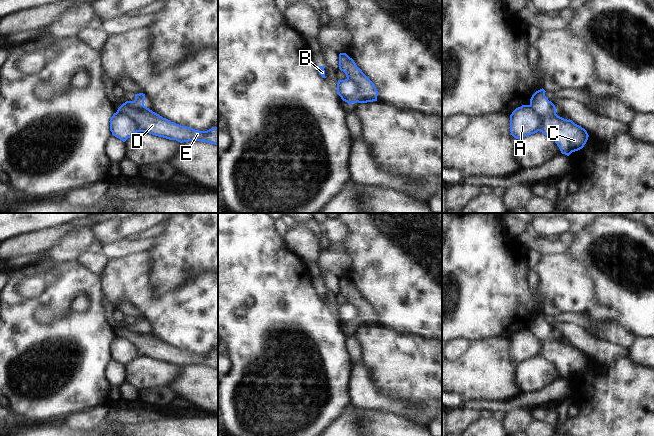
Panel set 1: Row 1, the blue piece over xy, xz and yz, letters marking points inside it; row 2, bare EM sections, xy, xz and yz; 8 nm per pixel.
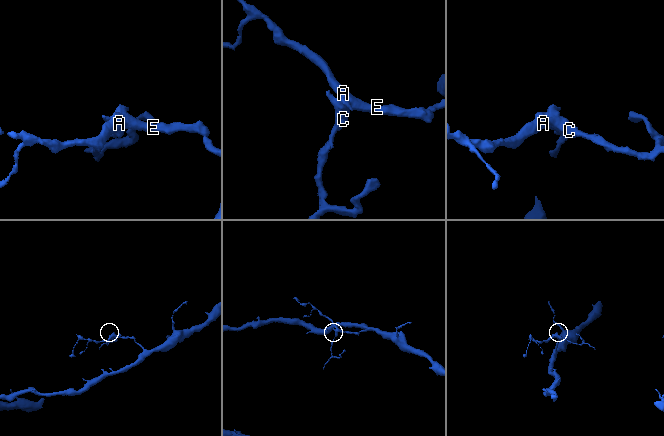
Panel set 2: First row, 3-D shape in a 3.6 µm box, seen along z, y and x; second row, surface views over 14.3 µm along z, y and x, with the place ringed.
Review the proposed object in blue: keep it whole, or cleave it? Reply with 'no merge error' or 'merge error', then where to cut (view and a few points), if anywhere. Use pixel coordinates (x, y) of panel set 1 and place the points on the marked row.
merge error | xy (143, 105), (129, 112), (129, 116), (135, 123), (138, 131)

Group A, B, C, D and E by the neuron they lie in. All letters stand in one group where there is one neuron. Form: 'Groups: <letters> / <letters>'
Groups: A D E / B C

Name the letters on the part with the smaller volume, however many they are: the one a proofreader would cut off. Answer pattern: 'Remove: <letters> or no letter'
Remove: B, C

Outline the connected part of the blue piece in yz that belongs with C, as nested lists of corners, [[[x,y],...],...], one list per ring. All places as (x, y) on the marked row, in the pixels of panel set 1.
[[[543,88],[536,91],[530,99],[530,106],[542,119],[540,132],[552,138],[561,153],[569,156],[584,147],[589,135],[584,128],[572,120],[564,119],[557,114],[551,116],[550,112],[556,110],[556,107],[545,96],[545,92]]]

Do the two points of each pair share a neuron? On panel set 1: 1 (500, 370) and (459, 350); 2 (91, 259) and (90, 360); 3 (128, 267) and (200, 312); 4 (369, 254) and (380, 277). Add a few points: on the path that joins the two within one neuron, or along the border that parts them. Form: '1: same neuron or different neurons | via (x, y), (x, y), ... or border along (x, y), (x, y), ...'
1: different neurons | border along (472, 343), (460, 356), (452, 361)
2: different neurons | border along (77, 259), (98, 275)
3: same neuron | via (139, 287), (164, 312), (180, 312)
4: same neuron | via (375, 260), (380, 265), (380, 271)

